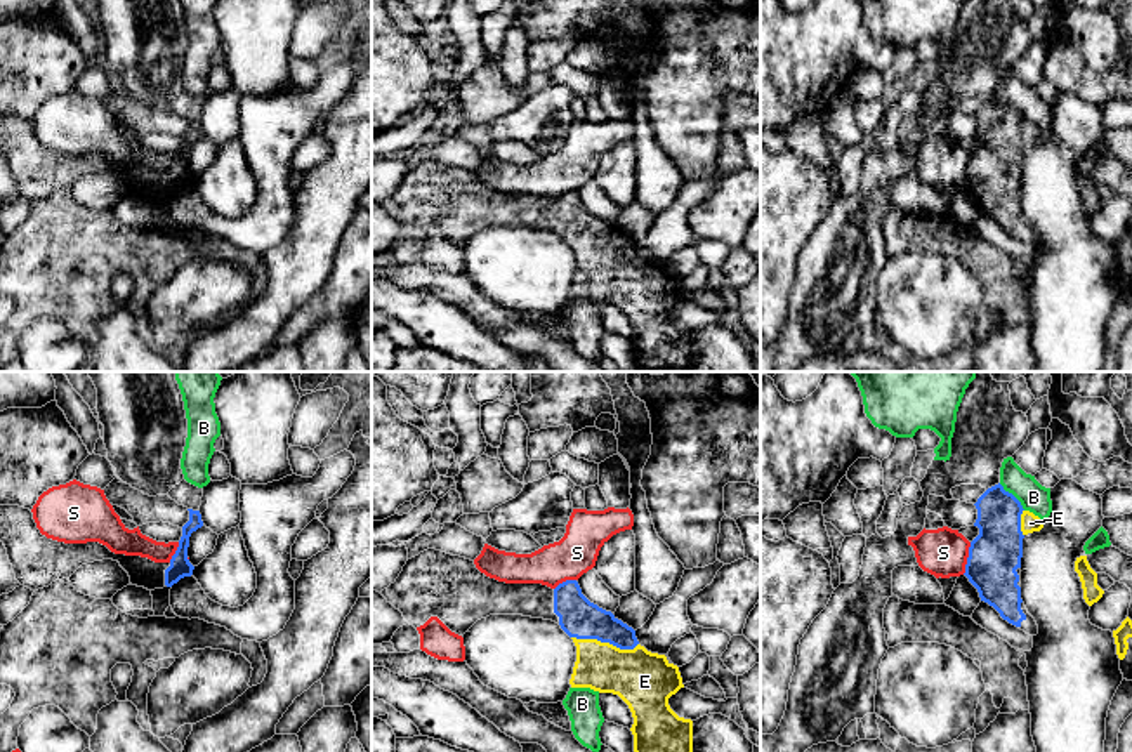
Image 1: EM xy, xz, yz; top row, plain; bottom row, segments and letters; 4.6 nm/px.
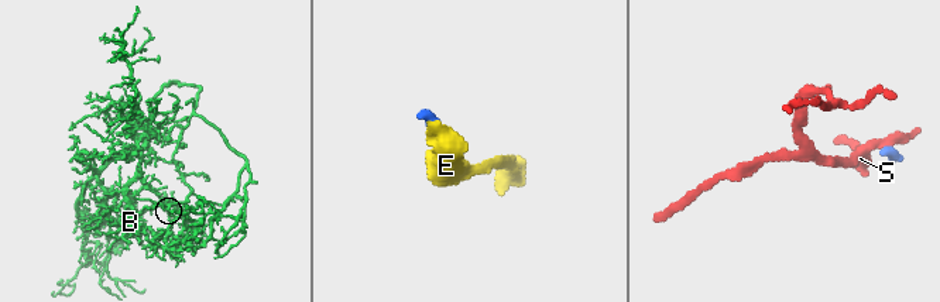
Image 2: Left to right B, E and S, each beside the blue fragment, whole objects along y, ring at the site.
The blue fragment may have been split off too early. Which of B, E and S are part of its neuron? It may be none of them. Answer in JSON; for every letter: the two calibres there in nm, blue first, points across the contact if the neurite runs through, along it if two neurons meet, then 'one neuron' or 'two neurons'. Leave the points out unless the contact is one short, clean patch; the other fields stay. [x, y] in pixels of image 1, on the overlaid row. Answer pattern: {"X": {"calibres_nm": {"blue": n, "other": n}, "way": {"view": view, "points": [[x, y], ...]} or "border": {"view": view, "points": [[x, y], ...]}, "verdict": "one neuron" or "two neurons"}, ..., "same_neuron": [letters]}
{"B": {"calibres_nm": {"blue": 220, "other": 140}, "border": {"view": "yz", "points": [[999, 483], [1025, 509]]}, "verdict": "two neurons"}, "E": {"calibres_nm": {"blue": 180, "other": 260}, "verdict": "one neuron"}, "S": {"calibres_nm": {"blue": 240, "other": 220}, "border": {"view": "yz", "points": [[971, 542], [962, 573]]}, "verdict": "two neurons"}, "same_neuron": ["E"]}

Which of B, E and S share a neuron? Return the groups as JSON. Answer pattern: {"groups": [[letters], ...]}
{"groups": [["B"], ["E"], ["S"]]}

